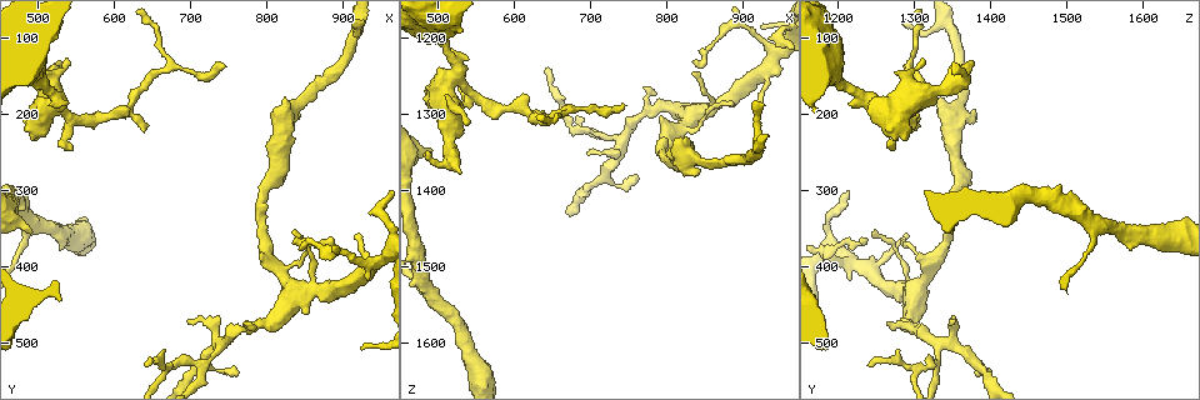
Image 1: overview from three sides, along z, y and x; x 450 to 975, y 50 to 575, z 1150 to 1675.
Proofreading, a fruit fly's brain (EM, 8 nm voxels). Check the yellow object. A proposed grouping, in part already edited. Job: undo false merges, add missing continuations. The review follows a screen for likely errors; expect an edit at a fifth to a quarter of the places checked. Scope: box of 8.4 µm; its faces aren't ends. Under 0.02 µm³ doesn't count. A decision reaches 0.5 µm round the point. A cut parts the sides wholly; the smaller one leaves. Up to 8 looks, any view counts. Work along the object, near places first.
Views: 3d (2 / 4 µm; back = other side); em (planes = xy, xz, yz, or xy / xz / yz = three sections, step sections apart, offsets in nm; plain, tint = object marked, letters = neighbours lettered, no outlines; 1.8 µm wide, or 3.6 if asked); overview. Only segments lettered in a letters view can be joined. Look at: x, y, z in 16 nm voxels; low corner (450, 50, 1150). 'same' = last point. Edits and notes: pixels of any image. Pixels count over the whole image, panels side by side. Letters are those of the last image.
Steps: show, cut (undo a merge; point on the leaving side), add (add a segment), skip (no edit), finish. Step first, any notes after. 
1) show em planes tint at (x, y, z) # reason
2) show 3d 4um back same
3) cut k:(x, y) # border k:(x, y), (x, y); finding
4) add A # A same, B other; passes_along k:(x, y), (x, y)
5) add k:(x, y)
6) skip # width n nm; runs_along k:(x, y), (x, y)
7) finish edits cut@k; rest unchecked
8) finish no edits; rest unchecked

show 3d 4um back at (740, 505, 1330) # four-way junction

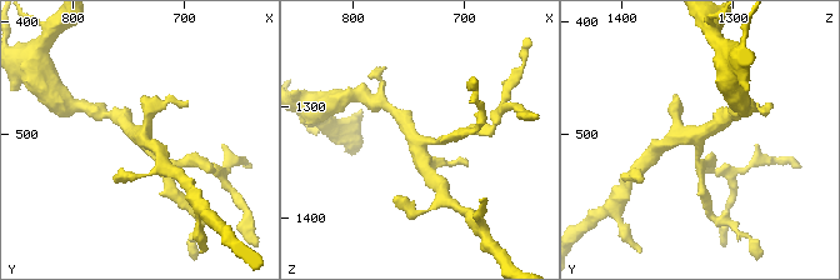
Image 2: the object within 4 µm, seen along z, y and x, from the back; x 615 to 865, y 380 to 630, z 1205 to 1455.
show em planes letters at (740, 502, 1330)

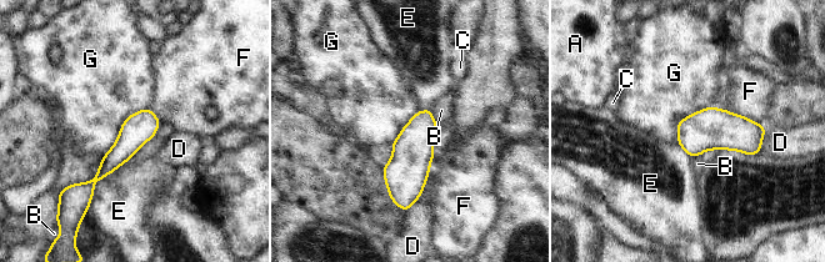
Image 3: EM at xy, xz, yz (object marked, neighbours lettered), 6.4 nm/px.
skip # width 200 nm; A other, B other, C other, D other, E other, F other, G other; border 3:(146, 106), (124, 121), (101, 157); continuous, no second neuron

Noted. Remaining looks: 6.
show 3d 2um back at (645, 225, 1300) # free end

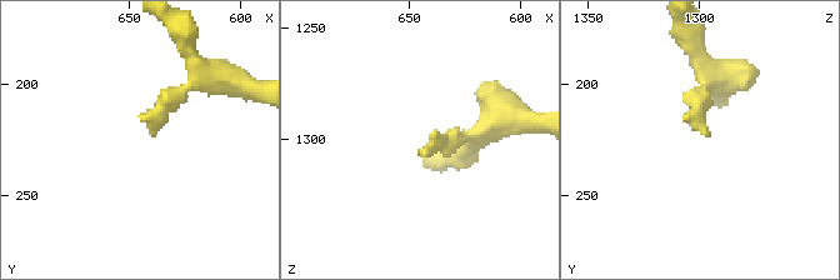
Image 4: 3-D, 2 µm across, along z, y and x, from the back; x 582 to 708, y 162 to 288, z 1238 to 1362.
show em planes plain at (640, 223, 1299) # need the tissue

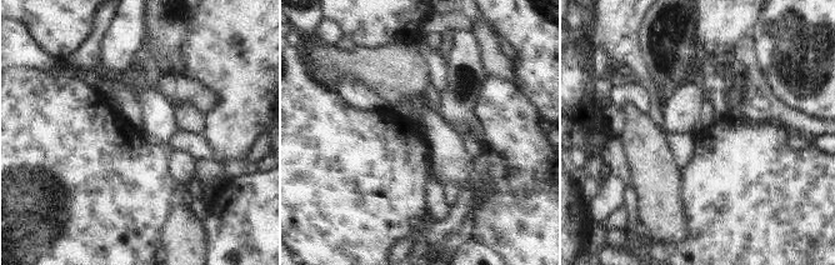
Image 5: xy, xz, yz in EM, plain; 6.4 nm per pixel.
show em planes letters same # see the neighbours

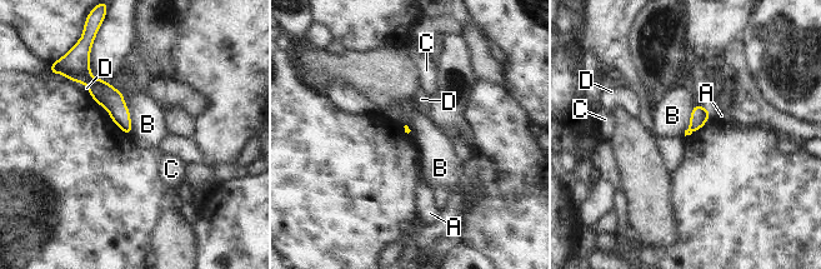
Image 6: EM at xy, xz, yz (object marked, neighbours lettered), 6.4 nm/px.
skip # longest_contact B 280 nm; A other, B other, C other, D other; none of them fits

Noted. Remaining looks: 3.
show em planes plain at (890, 365, 1285) # thin end

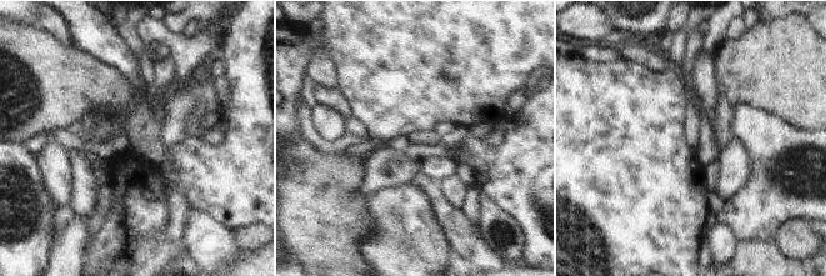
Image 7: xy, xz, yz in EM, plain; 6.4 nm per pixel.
show em planes letters same # see the neighbours

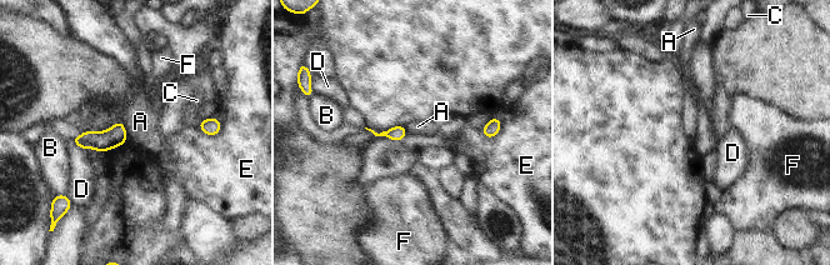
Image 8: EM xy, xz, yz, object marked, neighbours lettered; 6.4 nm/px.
skip # A other, B other, C other, D other, E other, F other; none of them fits

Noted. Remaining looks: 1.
finish no edits; rest unchecked

